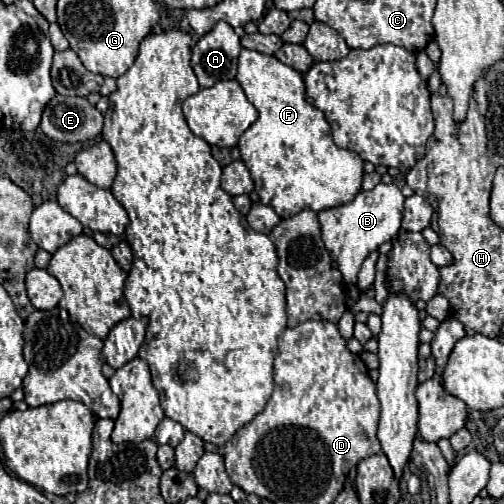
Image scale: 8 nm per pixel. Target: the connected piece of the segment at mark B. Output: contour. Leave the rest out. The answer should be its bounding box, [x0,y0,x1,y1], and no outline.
[319,184,405,284]

